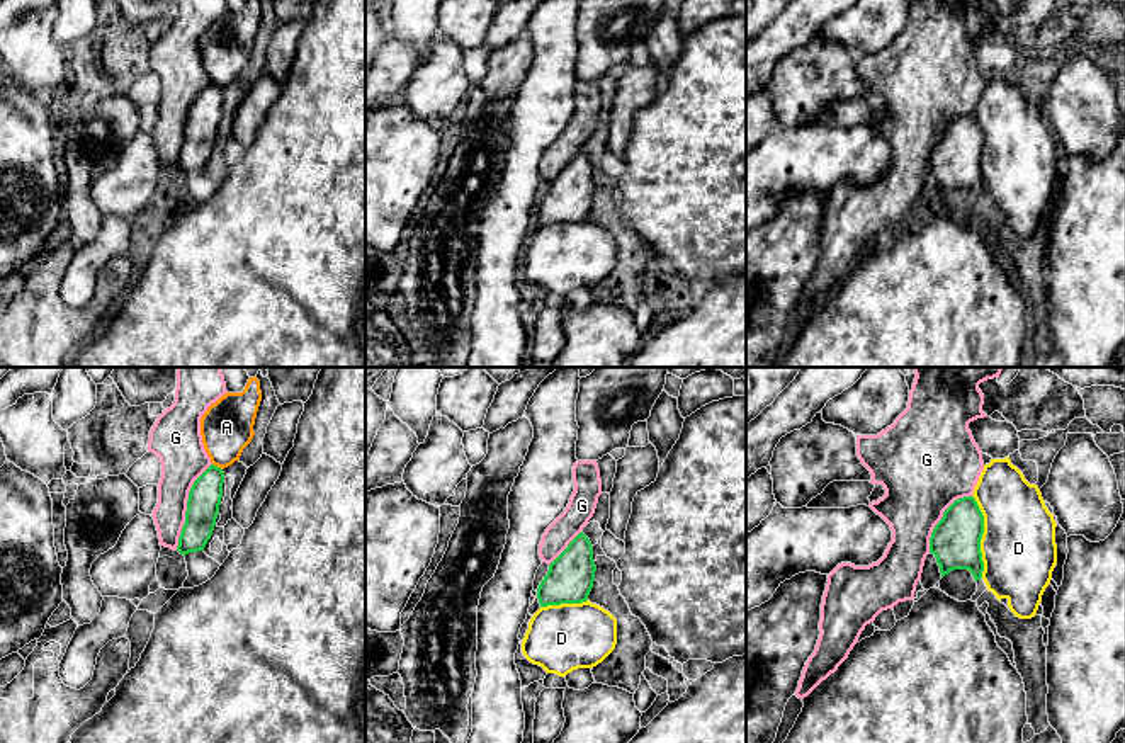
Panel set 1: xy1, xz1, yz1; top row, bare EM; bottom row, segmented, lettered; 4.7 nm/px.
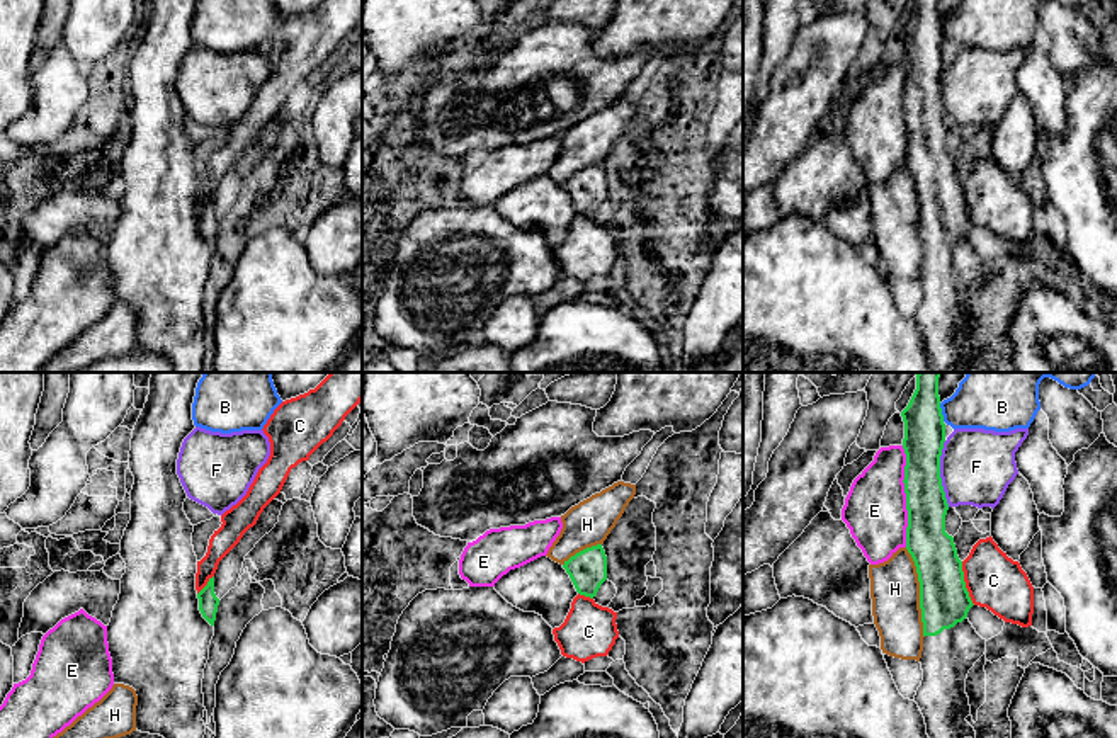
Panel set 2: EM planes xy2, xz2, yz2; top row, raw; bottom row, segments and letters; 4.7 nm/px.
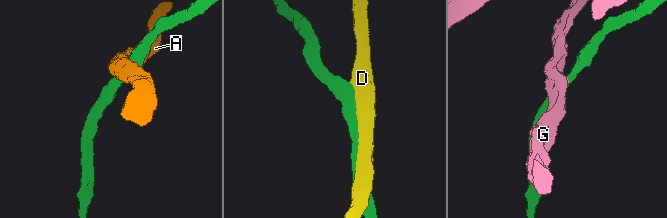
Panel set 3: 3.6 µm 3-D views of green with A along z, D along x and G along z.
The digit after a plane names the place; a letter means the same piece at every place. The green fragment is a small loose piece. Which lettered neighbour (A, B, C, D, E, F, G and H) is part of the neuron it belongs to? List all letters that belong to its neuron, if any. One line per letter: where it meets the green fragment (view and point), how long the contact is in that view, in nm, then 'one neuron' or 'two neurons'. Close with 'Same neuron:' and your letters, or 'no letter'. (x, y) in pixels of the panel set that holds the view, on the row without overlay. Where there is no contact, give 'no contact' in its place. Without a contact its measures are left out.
A: xy1 (216, 85) | 60 nm | two neurons
B: yz2 (941, 31) | 90 nm | two neurons
C: yz2 (964, 203) | 220 nm | two neurons
D: yz1 (981, 155) | 400 nm | two neurons
E: yz2 (907, 116) | 480 nm | two neurons
F: yz2 (939, 92) | 320 nm | two neurons
G: xy1 (187, 126) | 440 nm | two neurons
H: yz2 (920, 211) | 440 nm | two neurons
Same neuron: no letter

